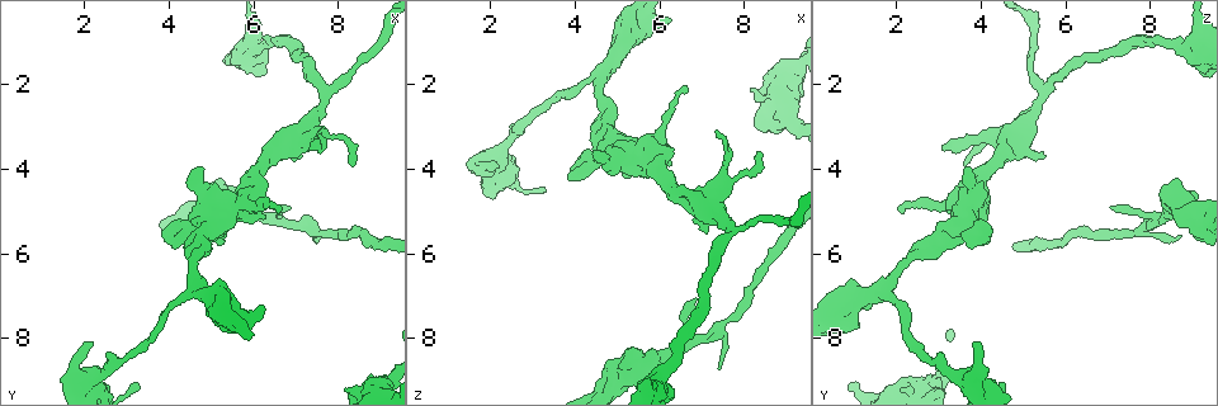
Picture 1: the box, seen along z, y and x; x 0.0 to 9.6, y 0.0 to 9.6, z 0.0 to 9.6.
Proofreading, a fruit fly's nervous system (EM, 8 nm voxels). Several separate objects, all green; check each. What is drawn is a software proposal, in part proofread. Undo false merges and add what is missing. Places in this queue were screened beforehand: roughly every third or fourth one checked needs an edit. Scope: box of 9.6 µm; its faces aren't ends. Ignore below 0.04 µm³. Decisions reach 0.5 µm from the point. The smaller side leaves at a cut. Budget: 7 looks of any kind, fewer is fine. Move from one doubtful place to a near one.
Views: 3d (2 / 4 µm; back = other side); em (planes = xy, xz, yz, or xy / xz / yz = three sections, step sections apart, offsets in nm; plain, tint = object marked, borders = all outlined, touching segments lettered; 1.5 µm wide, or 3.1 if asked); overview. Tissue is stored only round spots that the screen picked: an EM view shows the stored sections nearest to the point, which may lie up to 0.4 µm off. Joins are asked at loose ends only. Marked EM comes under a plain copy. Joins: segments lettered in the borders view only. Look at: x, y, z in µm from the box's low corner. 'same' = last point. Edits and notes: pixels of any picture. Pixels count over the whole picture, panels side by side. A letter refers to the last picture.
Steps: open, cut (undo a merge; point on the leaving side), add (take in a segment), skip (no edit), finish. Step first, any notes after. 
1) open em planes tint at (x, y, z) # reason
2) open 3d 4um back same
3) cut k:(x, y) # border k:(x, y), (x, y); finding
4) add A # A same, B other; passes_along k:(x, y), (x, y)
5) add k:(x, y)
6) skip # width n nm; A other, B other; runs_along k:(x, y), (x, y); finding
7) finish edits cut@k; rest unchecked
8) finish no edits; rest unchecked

open em planes borders at (2.20, 8.05, 3.95) # free end

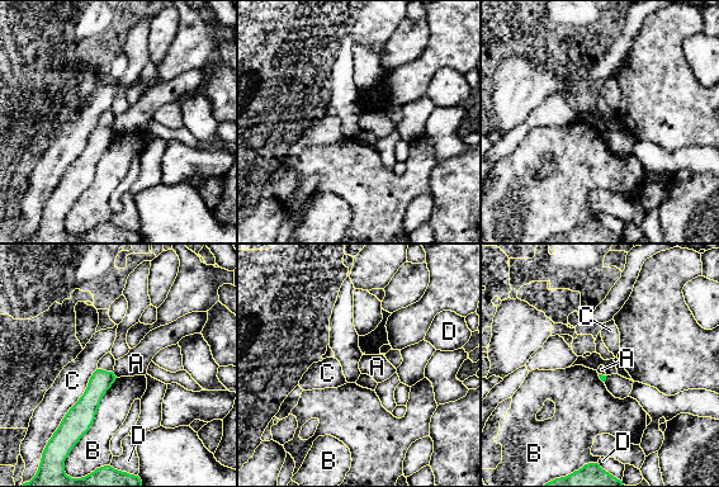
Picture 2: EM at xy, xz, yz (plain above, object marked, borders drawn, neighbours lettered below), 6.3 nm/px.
skip # A other, B other, C other, D other; border 2:(112, 372), (117, 377); none of them fits

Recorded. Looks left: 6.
open em xy step 8 tint at (4.55, 6.80, 1.75) # calibre changes

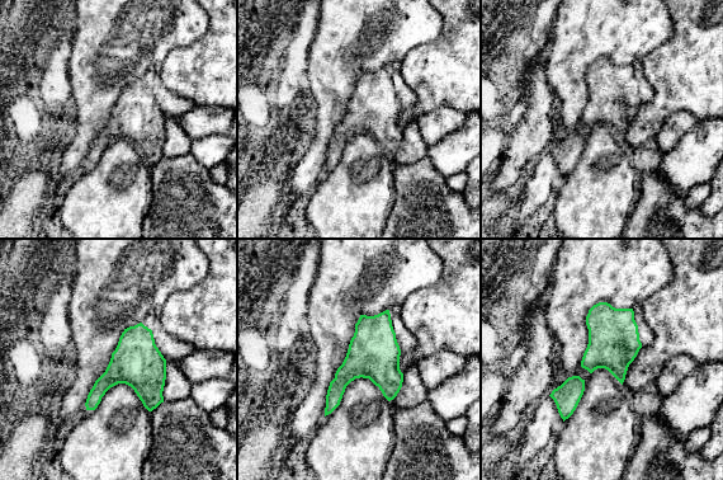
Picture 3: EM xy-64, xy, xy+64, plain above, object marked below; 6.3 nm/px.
open em planes borders same # another direction

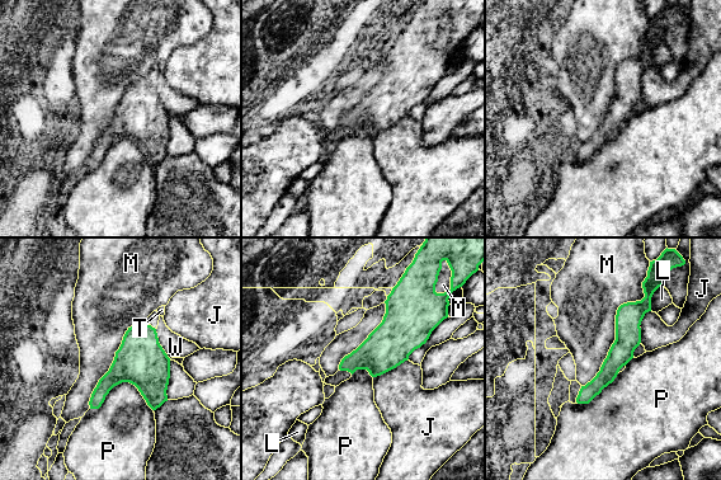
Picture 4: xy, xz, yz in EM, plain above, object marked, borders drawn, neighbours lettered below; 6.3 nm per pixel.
skip # J other, L other, M other, P other, T other, W other; border 4:(642, 285), (582, 386); continuous, no second neuron

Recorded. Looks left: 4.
open em planes borders at (6.70, 4.95, 2.15) # free end

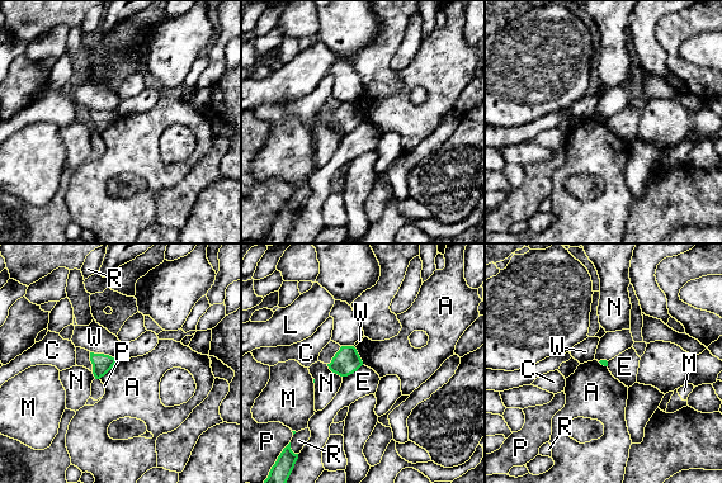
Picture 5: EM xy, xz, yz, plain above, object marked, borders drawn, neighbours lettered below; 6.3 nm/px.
skip # A other, C other, E other, L other, M other, N other, P other, R other, W other; border 5:(362, 364), (343, 377); no lettered segment goes on from it

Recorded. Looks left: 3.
finish no edits; rest unchecked

